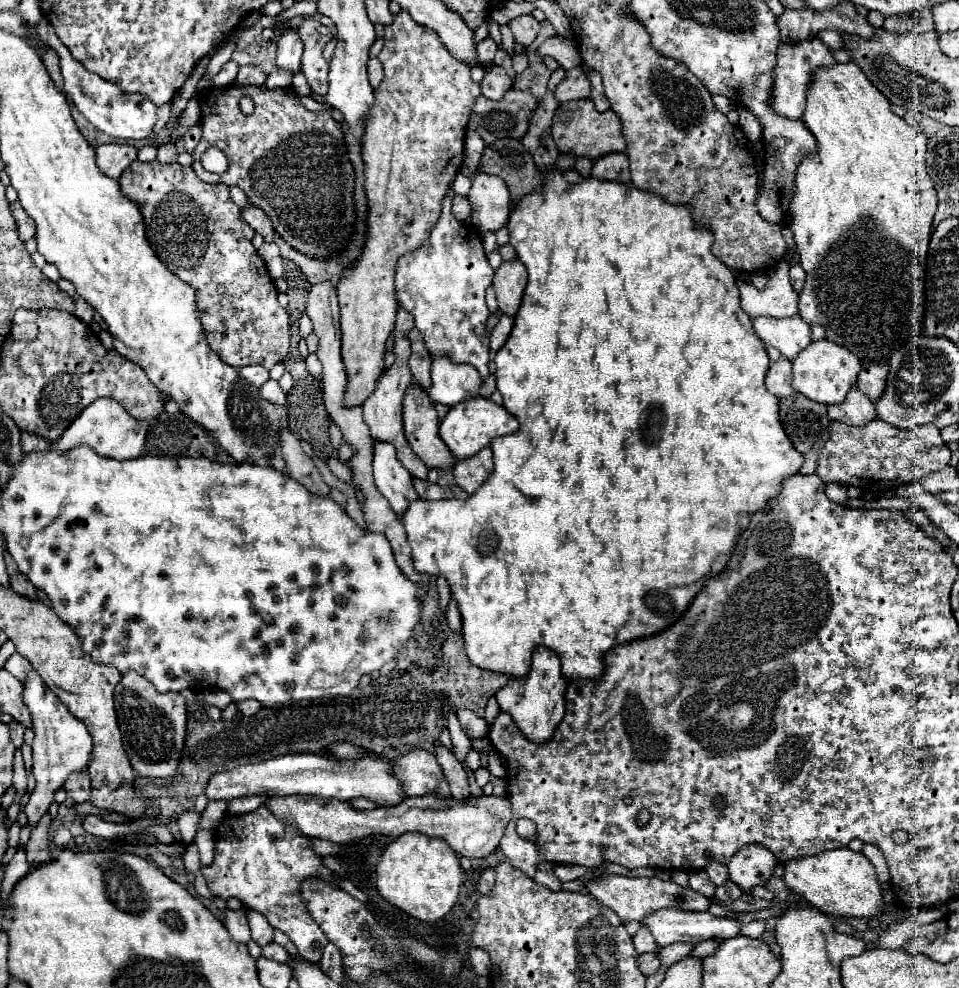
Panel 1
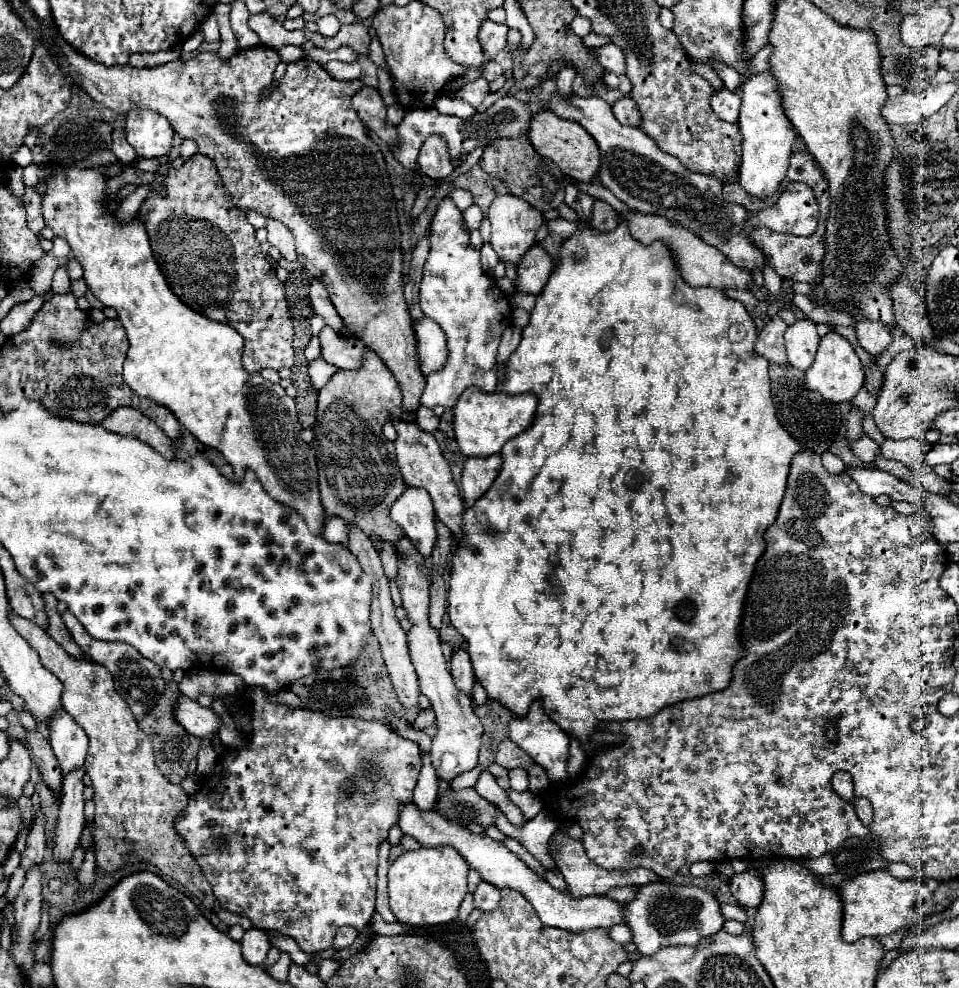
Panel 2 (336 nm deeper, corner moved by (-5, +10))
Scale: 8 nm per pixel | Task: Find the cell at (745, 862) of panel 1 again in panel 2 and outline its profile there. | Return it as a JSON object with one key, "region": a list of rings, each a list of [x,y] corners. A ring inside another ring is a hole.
{"region":[[[741,872],[735,874],[733,880],[729,882],[731,894],[741,906],[759,906],[763,900],[763,878],[759,874],[751,872]]]}

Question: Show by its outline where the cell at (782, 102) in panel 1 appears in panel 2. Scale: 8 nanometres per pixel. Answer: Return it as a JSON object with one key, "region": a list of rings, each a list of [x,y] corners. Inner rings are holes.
{"region":[[[771,70],[751,76],[741,86],[741,114],[739,128],[743,134],[743,160],[739,168],[739,184],[757,198],[771,196],[781,180],[785,178],[791,148],[795,144],[795,130],[791,120],[783,108],[783,96],[779,90],[779,80],[771,74]]]}

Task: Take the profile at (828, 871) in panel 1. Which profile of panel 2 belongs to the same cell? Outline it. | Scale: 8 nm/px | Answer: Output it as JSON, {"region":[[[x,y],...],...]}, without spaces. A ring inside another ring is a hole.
{"region":[[[873,870],[845,880],[837,886],[839,900],[843,902],[843,928],[841,936],[845,942],[855,942],[863,936],[885,936],[919,922],[925,914],[935,910],[933,892],[921,880],[899,880],[887,870]]]}

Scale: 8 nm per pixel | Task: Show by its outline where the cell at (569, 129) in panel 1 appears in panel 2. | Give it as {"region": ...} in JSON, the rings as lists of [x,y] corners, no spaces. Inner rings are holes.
{"region":[[[543,110],[533,116],[527,138],[531,140],[531,144],[535,146],[535,150],[539,154],[543,154],[545,158],[551,158],[563,174],[567,174],[579,182],[591,182],[595,178],[595,174],[599,172],[599,162],[601,162],[599,146],[593,140],[593,136],[583,126],[579,126],[579,122],[575,122],[575,120],[563,120],[563,118],[557,118],[555,114],[551,114],[549,110]]]}

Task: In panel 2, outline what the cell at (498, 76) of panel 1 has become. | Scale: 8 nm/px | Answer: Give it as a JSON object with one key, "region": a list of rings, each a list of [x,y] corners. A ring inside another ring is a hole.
{"region":[[[477,78],[475,82],[469,82],[457,90],[457,96],[465,98],[475,108],[485,100],[487,94],[489,94],[489,82],[485,78]]]}

